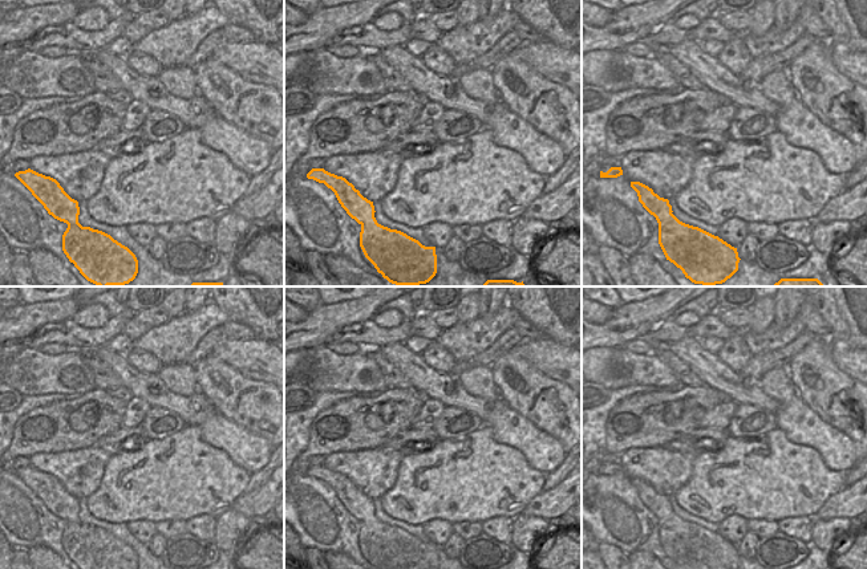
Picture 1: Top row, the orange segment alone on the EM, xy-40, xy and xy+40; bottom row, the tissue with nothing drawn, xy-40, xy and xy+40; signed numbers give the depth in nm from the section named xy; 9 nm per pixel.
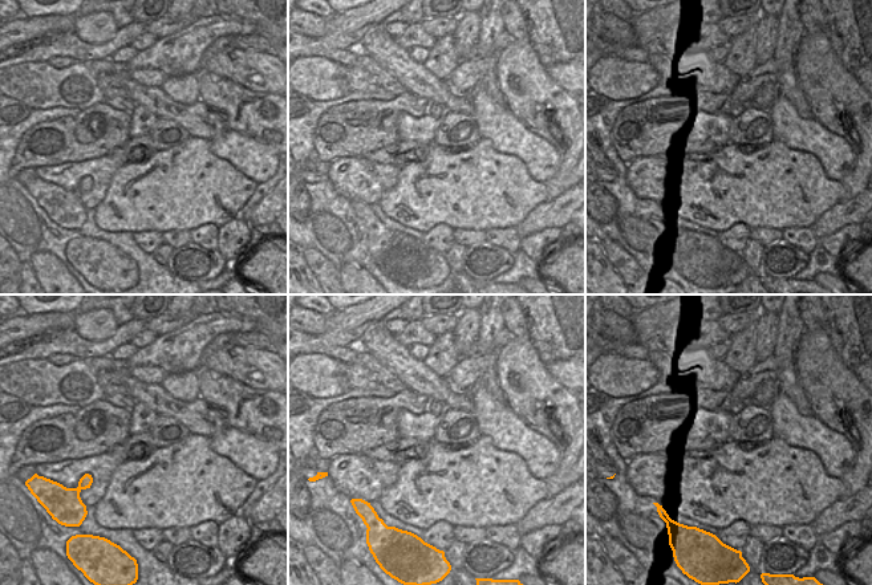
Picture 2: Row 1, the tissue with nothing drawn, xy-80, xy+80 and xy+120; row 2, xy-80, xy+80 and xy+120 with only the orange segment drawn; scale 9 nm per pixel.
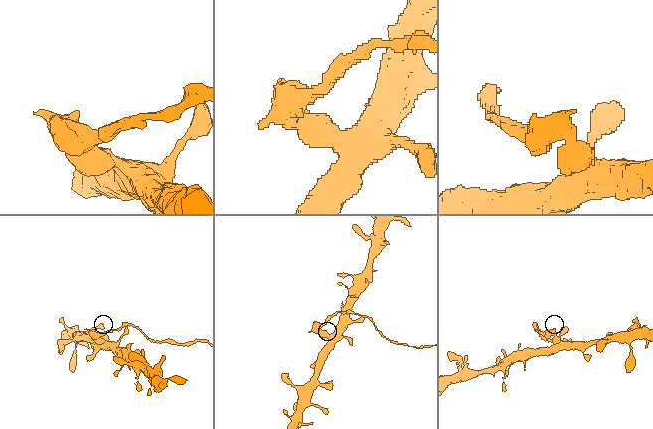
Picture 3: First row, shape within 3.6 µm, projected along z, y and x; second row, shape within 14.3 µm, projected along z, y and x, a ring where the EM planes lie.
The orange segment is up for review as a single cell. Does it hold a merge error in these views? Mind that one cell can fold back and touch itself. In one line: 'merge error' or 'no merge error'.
merge error

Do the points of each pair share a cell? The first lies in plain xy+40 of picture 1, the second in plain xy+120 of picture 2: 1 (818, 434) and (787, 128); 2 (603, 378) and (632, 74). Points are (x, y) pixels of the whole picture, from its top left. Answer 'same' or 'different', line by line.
1: same
2: same

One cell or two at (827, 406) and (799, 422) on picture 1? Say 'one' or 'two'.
two

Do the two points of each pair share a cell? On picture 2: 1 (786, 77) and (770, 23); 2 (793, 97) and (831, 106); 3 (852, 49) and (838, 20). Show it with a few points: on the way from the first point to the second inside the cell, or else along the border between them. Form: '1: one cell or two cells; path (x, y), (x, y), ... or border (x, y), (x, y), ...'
1: two cells; border (777, 16), (777, 37), (771, 57)
2: two cells; border (794, 72), (798, 86), (812, 116)
3: one cell; path (852, 43), (852, 35), (844, 27)

